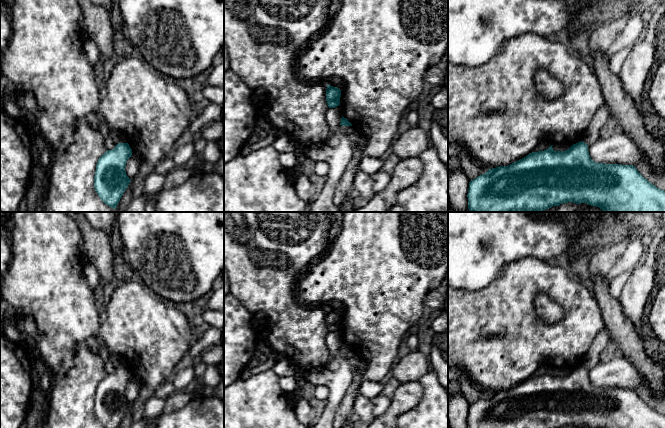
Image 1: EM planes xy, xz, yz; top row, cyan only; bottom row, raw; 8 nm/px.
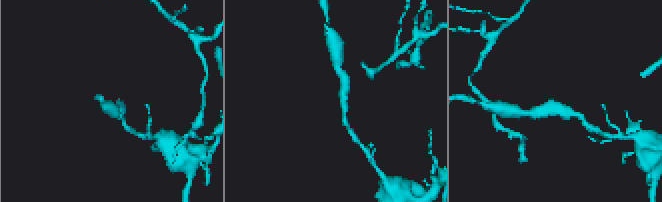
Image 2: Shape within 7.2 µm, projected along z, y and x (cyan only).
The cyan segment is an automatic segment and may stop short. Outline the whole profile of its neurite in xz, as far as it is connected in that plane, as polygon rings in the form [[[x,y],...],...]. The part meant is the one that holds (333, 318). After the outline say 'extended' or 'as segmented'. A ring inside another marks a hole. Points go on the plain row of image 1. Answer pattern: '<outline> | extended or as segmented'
[[[327,309],[326,325],[329,332],[335,332],[340,329],[341,314],[337,311]]] | as segmented

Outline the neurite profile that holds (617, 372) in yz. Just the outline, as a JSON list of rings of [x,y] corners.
[[[614,356],[604,364],[588,370],[591,383],[597,387],[635,390],[644,382],[644,376],[622,356]]]

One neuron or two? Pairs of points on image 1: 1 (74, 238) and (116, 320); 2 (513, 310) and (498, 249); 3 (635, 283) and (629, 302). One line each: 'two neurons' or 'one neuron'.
1: two neurons
2: two neurons
3: one neuron

